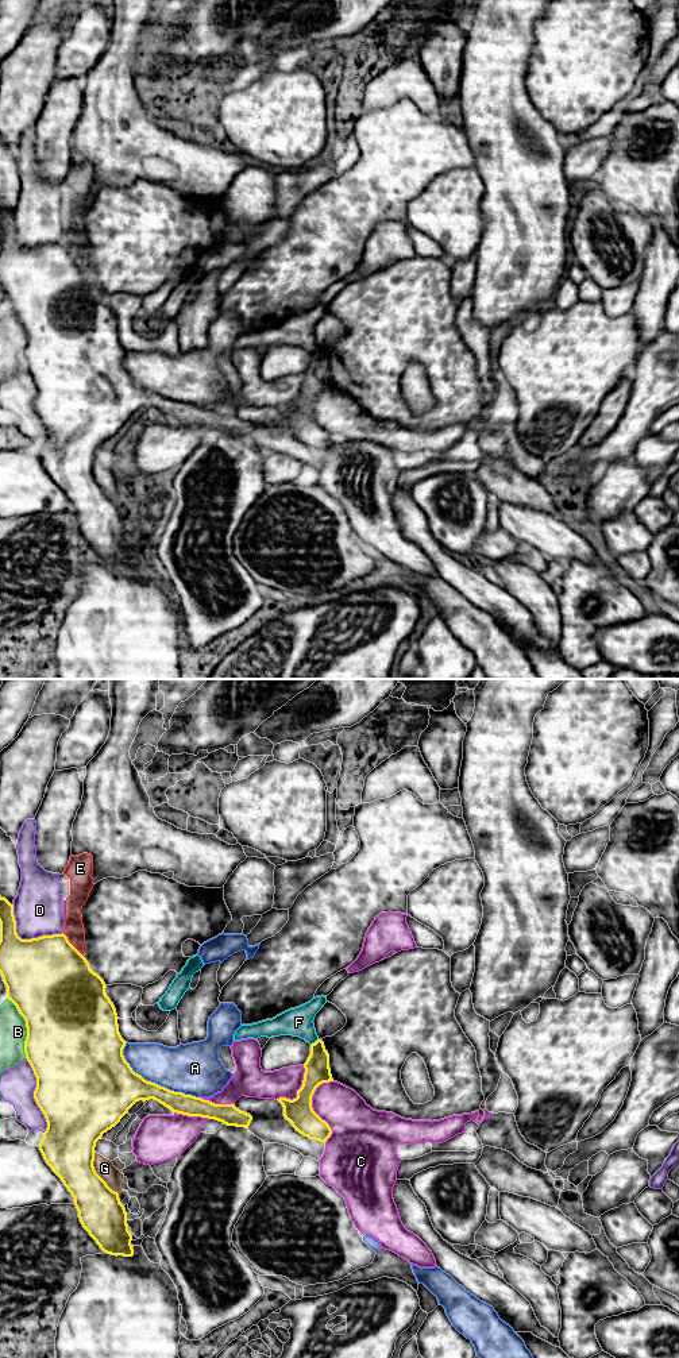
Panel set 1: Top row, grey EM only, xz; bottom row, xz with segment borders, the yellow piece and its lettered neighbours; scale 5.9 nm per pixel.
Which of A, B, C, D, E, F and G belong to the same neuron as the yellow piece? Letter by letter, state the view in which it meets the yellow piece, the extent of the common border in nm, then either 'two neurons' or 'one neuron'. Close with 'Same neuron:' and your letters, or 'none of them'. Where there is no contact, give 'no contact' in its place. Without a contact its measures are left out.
A: contact in xz; length 550 nm; two neurons
B: contact in xz; length 380 nm; two neurons
C: contact in xz; length 380 nm; two neurons
D: contact in xz; length 340 nm; two neurons
E: contact in xz; length 200 nm; two neurons
F: contact in xz; length 60 nm; two neurons
G: contact in xz; length 300 nm; two neurons
Same neuron: none of them

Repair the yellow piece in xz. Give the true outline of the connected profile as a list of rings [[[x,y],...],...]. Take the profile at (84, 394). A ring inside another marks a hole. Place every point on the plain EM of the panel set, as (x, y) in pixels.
[[[1,205],[0,283],[7,296],[5,308],[16,315],[26,329],[24,362],[36,386],[34,408],[47,431],[39,459],[46,472],[74,506],[80,531],[100,558],[111,564],[132,566],[132,544],[128,540],[126,517],[120,512],[119,502],[107,494],[93,475],[96,451],[101,448],[103,443],[115,436],[136,410],[150,408],[159,410],[173,421],[215,428],[227,435],[248,437],[252,425],[236,417],[235,413],[215,413],[201,406],[174,401],[135,382],[123,364],[127,351],[119,342],[119,327],[113,312],[105,302],[104,289],[90,278],[86,267],[69,251],[63,242],[22,248],[16,242],[13,213]]]

